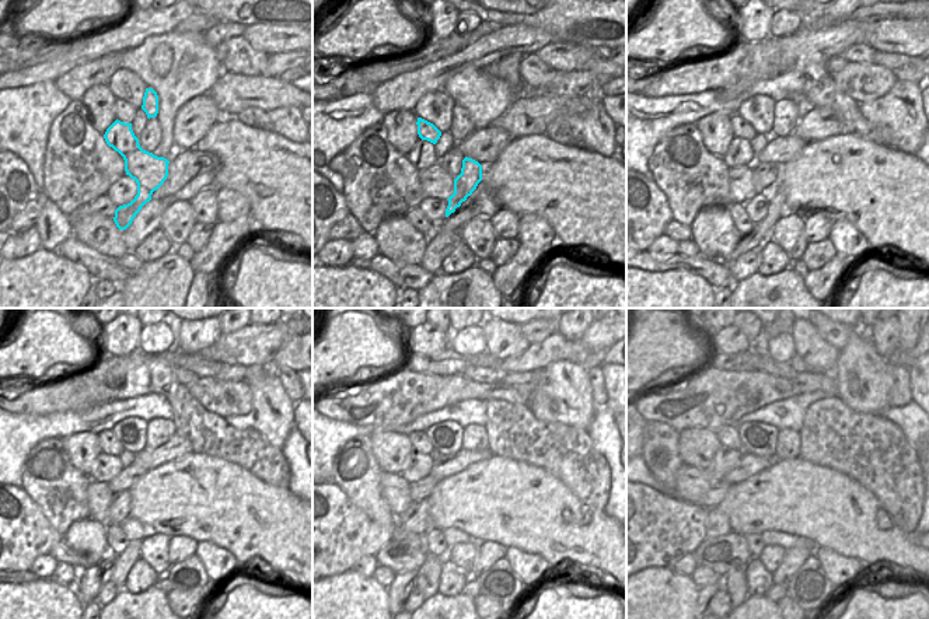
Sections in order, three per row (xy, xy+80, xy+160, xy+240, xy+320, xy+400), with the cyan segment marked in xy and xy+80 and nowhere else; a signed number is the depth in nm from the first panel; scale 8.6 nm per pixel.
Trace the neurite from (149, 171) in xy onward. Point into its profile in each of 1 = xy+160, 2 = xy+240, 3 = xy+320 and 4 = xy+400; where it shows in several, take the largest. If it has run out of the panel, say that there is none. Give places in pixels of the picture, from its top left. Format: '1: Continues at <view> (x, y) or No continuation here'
1: Continues at xy+160 (776, 209)
2: Continues at xy+240 (124, 562)
3: Continues at xy+320 (428, 577)
4: Continues at xy+400 (734, 583)

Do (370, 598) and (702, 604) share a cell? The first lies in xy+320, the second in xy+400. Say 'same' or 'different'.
different

